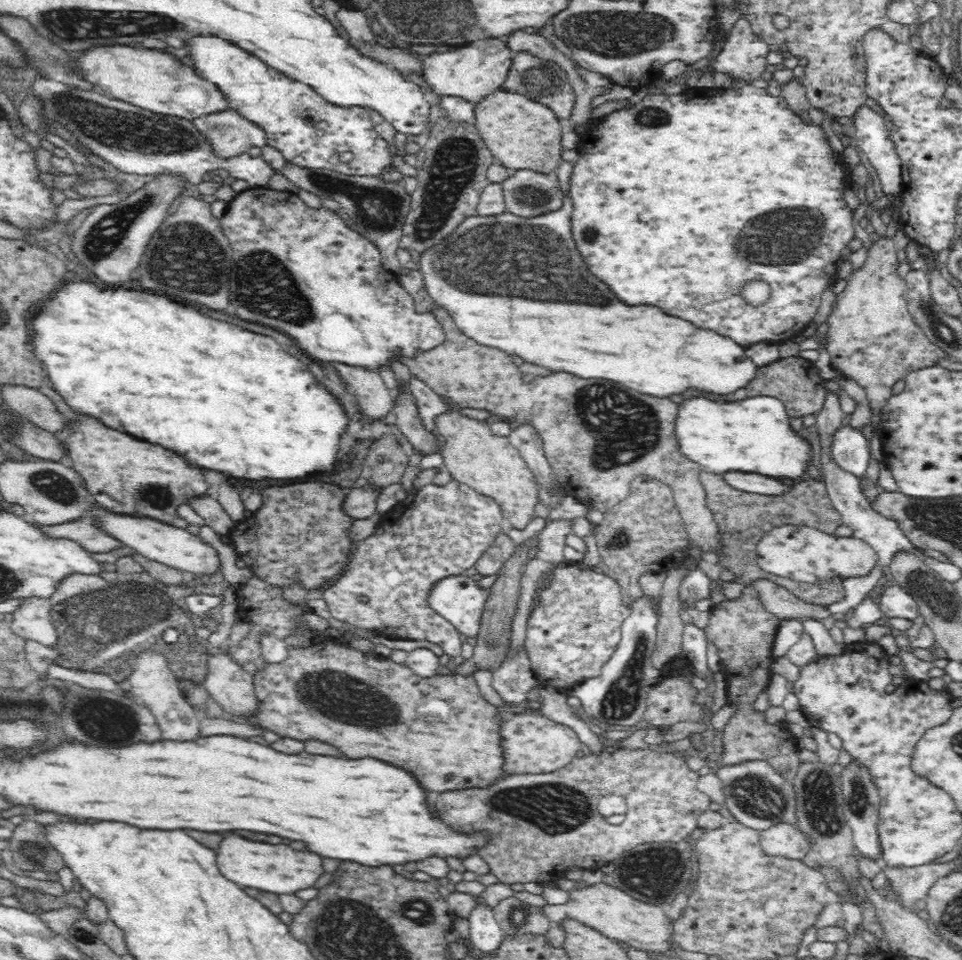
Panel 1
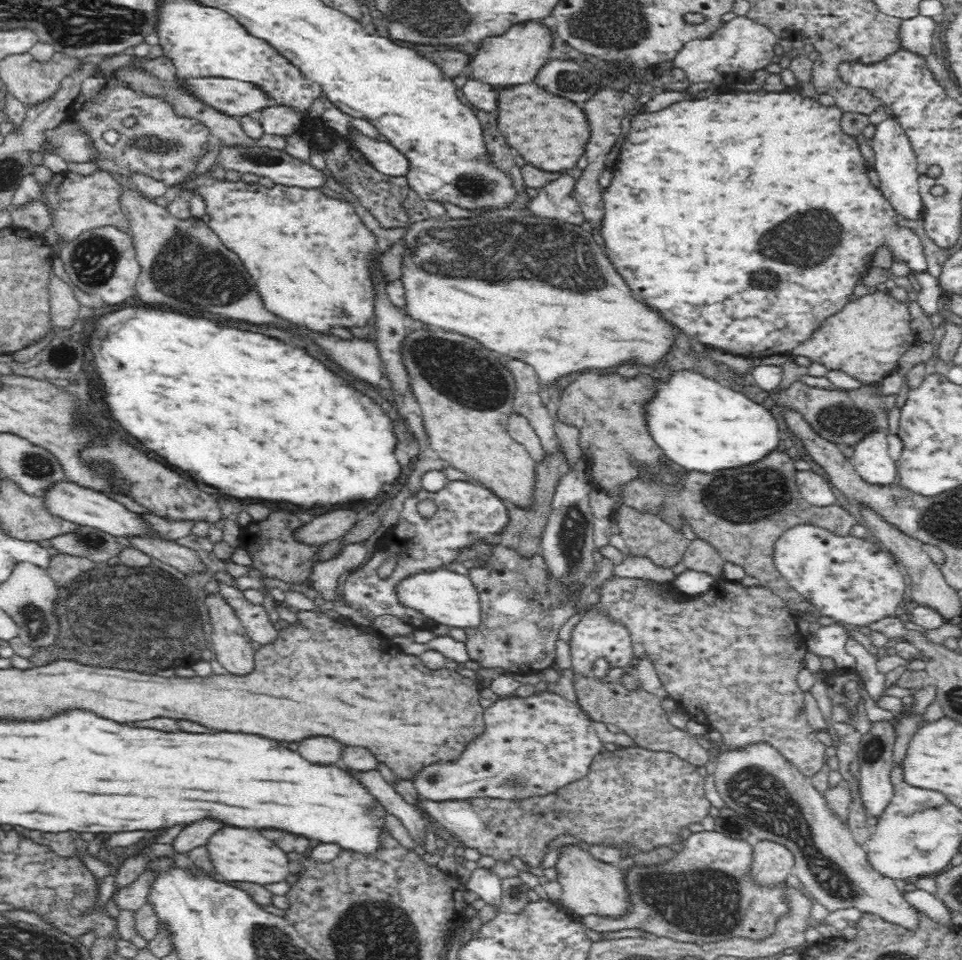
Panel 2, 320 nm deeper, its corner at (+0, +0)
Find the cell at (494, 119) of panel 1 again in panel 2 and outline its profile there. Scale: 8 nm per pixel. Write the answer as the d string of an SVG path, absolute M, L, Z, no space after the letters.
M520 84L498 92L498 128L512 148L532 164L546 172L566 172L576 164L588 140L588 124L584 114L570 100L552 96L536 84Z

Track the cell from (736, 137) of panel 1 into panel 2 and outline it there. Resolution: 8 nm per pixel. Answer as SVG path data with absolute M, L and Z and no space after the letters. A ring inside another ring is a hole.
M800 85L789 88L788 91L782 91L782 94L764 90L740 90L702 100L679 101L678 104L673 103L672 106L655 112L636 113L636 116L632 114L625 120L624 140L612 180L600 192L604 203L604 216L600 219L599 228L604 252L612 260L616 270L624 276L632 292L646 304L658 308L666 320L686 330L690 336L700 340L700 343L726 348L728 352L752 358L790 353L802 340L808 340L817 331L808 328L820 328L826 316L840 312L844 304L853 297L853 291L867 272L870 260L834 260L840 254L834 248L840 244L842 232L842 222L834 220L834 216L838 216L842 210L864 210L866 218L862 218L862 224L868 224L862 226L864 230L860 240L844 242L844 250L858 250L848 254L852 254L854 258L866 258L878 246L886 245L892 256L906 262L912 272L923 272L927 267L920 237L903 223L904 220L896 214L887 198L871 184L870 176L866 176L868 167L864 166L865 159L856 142L842 134L838 126L842 110L835 105L826 108L814 102L812 97L800 94ZM782 264L794 264L800 268L814 266L812 278L820 278L820 294L812 294L808 296L808 300L798 300L800 304L796 304L796 294L754 292L752 284L764 288L772 286L776 282L774 276L780 278L784 274ZM722 280L730 280L734 284L736 280L748 280L750 294L738 294L732 298L748 298L750 306L756 306L756 336L748 336L752 334L752 330L748 330L742 332L740 338L732 340L732 328L724 328L724 324L706 326L706 330L704 324L692 326L696 318L702 318L702 312L684 312L676 306L682 306L684 302L716 304L716 300L708 298L722 296Z

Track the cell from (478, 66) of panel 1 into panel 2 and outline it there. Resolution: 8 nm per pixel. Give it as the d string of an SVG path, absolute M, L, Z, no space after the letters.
M516 24L510 28L504 36L492 36L484 40L484 44L478 48L474 56L470 56L468 70L470 76L468 80L474 82L484 82L488 86L516 86L516 84L526 84L532 82L534 76L537 76L538 68L548 62L549 54L552 52L552 42L550 34L546 28L540 24Z

